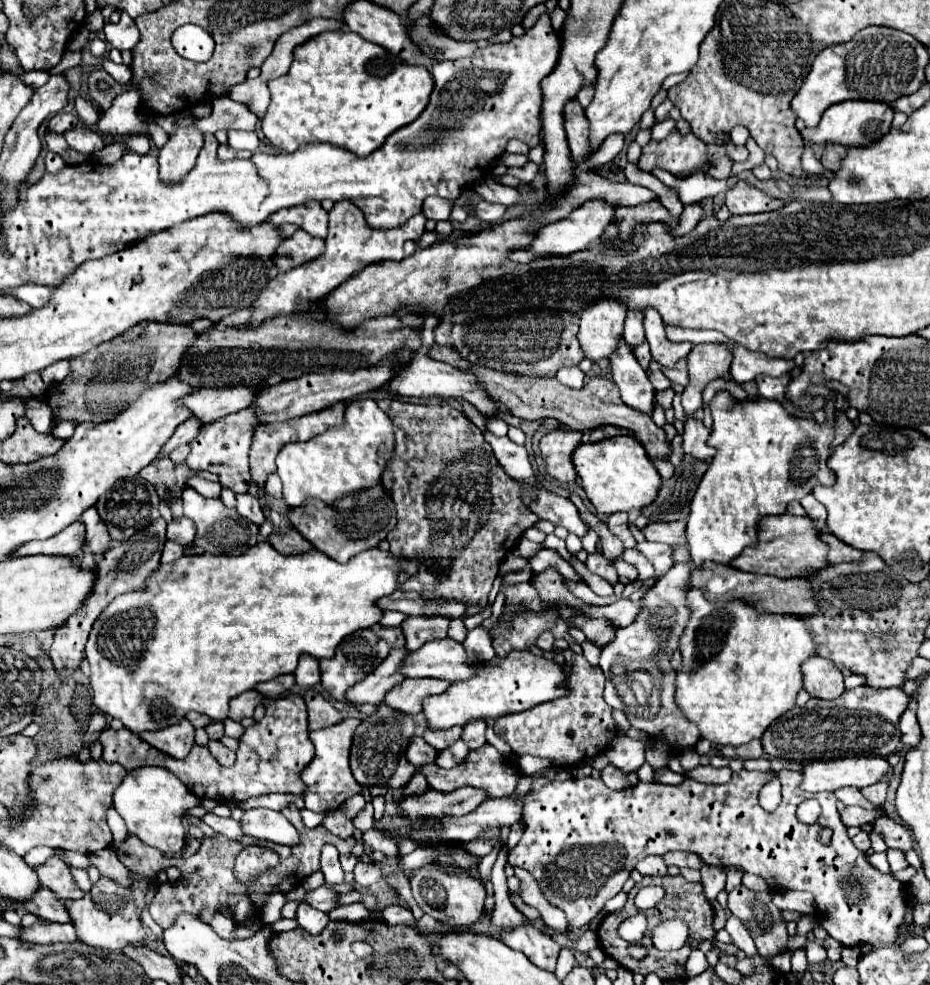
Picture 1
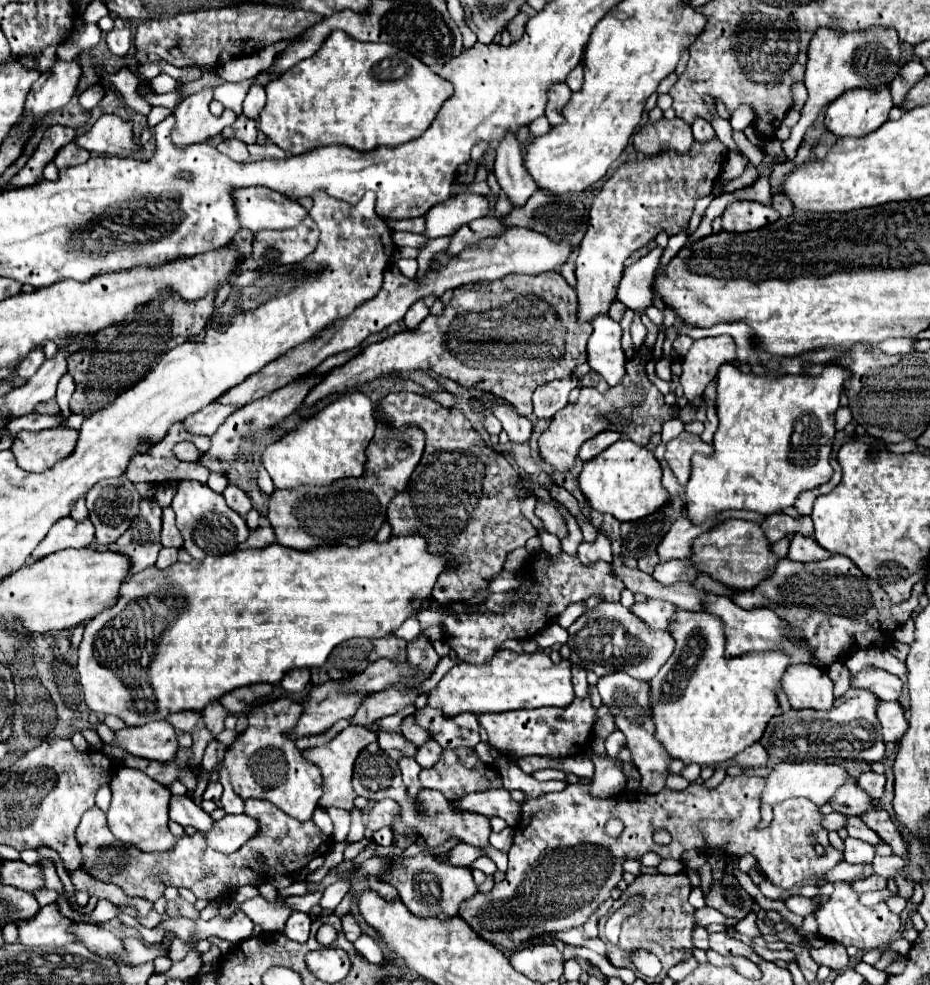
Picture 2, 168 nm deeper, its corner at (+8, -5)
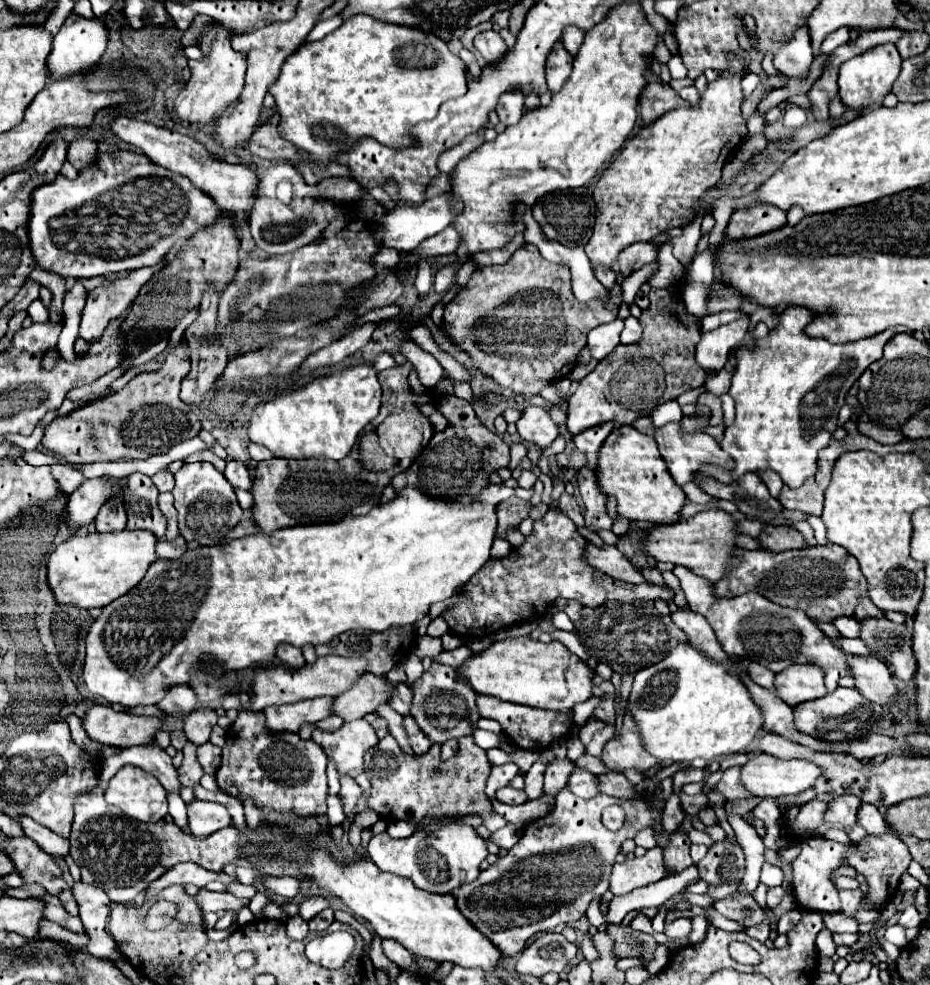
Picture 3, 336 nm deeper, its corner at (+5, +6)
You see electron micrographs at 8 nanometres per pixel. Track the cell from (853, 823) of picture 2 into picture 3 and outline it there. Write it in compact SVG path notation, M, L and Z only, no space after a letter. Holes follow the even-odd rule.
M839 796L833 804L829 804L825 820L839 828L853 828L857 824L859 806L861 800L857 800L857 796Z

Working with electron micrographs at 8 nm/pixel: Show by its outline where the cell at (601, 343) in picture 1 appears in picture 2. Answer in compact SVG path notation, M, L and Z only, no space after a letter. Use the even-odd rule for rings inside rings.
M714 137L706 143L694 141L684 155L668 149L654 157L628 161L616 169L590 205L590 225L576 257L578 317L582 323L592 321L598 313L608 313L610 303L616 299L624 261L636 249L656 239L660 231L672 237L688 229L694 203L712 193L726 155L728 147Z

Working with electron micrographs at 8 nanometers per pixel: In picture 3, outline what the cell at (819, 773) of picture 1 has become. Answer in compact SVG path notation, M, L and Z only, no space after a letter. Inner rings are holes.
M759 754L743 766L741 780L745 782L745 788L759 798L779 798L813 788L821 774L823 768L807 760L775 760L767 754Z

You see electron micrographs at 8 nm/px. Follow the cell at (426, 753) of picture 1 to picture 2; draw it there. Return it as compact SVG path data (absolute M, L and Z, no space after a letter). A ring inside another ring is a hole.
M388 731L378 733L378 747L382 747L382 751L396 761L402 757L402 753L406 753L410 757L416 755L416 745L410 743L404 735L392 733L392 731L390 733Z

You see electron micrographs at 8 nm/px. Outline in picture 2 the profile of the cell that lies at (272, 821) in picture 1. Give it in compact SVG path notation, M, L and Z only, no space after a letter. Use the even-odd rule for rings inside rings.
M224 815L220 821L214 821L212 829L206 831L206 841L212 849L220 853L238 851L252 835L256 835L258 823L248 815Z

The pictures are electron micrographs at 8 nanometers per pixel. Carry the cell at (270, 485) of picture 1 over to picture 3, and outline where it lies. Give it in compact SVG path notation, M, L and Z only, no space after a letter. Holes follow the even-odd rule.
M249 444L249 454L251 454L251 458L255 460L255 462L263 462L263 460L271 460L273 458L273 454L265 448L265 446L259 446L259 444Z

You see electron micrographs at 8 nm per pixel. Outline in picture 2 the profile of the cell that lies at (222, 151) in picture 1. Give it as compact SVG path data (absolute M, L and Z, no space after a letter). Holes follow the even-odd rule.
M226 139L226 141L222 141L222 143L218 143L218 147L216 147L220 153L224 153L224 155L228 155L230 159L234 159L234 161L248 161L250 159L250 153L248 153L248 149L246 149L246 143L242 143L242 141L238 141L238 139Z

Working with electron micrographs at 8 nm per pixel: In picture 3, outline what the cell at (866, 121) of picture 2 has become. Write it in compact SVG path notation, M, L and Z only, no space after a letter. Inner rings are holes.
M881 44L869 52L847 60L839 68L839 98L847 110L863 112L869 104L881 104L883 98L891 92L891 86L901 70L901 56L895 44Z

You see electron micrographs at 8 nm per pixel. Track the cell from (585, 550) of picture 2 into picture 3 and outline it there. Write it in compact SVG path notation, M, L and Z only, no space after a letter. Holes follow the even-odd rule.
M583 468L583 474L579 474L579 490L581 490L581 498L585 502L585 528L589 528L591 532L599 532L599 530L611 530L611 518L605 512L605 496L599 492L597 488L597 478L593 474L593 470Z

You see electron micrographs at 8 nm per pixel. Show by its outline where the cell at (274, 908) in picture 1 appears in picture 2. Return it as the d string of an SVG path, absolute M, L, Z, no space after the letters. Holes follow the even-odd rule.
M242 885L242 887L236 887L236 889L234 889L234 899L236 899L238 903L248 901L248 899L252 899L252 897L256 897L256 895L258 895L258 891L256 891L256 887L252 887L252 885Z

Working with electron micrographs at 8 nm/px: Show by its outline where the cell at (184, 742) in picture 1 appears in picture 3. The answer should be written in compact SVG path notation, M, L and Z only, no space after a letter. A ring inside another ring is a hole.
M91 706L85 716L85 732L91 740L105 746L131 748L149 744L161 730L163 718L157 716L129 716L115 712L109 706Z

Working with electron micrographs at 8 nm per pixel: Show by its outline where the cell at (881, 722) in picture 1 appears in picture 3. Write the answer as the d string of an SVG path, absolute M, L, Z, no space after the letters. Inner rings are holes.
M837 688L835 692L801 702L793 708L793 718L795 718L795 728L801 734L809 734L821 742L841 742L841 740L861 740L867 736L867 732L879 724L881 714L885 710L871 700L865 700L865 696L857 688Z

